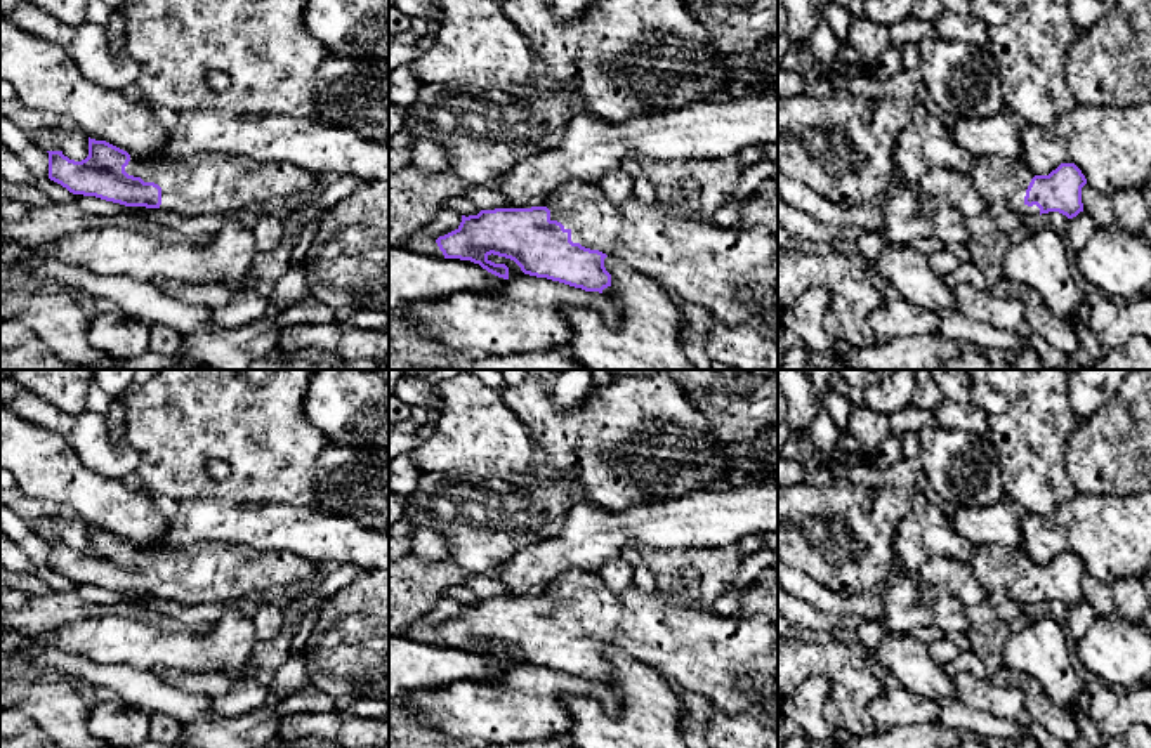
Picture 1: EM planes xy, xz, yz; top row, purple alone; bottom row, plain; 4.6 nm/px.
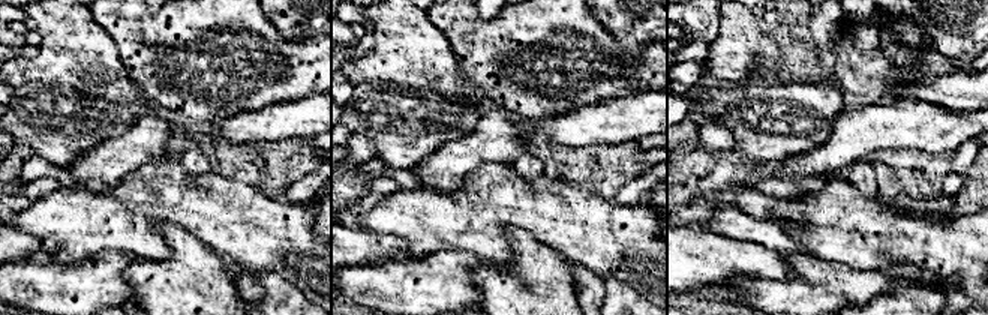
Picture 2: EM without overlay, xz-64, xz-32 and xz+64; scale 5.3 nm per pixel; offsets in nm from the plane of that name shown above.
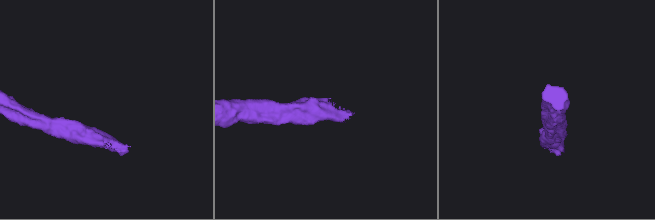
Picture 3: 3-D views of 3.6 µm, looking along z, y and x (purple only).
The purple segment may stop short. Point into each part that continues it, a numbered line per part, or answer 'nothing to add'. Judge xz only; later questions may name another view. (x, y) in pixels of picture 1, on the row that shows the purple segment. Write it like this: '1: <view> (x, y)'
1: xz (733, 273)

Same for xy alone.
1: xy (203, 184)

